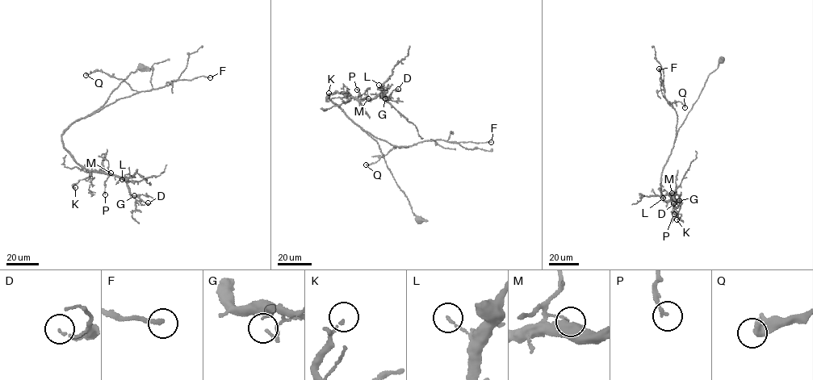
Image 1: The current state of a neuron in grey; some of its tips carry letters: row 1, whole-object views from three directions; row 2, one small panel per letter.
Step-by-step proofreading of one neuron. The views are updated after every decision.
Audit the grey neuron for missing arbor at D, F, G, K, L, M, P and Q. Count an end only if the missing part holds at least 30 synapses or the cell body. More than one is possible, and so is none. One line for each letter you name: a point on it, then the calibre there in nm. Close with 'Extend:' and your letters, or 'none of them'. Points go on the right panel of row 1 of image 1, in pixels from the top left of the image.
F: place (659, 68); calibre 240 nm
M: place (672, 193); calibre 80 nm
Extend: F, M

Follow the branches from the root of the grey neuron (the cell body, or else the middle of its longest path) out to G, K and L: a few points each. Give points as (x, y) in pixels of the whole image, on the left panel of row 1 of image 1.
G: (142, 68), (130, 73), (104, 105), (72, 123), (61, 136), (63, 147), (77, 163), (119, 176), (134, 195)
K: (142, 68), (130, 73), (104, 105), (64, 133), (63, 147), (91, 172), (75, 187)
L: (142, 68), (130, 73), (104, 105), (72, 123), (61, 136), (63, 147), (77, 163), (122, 179)

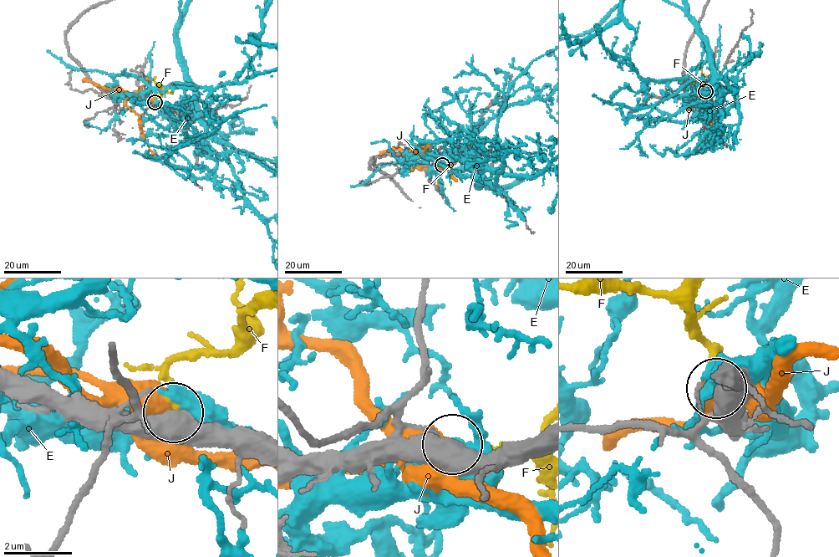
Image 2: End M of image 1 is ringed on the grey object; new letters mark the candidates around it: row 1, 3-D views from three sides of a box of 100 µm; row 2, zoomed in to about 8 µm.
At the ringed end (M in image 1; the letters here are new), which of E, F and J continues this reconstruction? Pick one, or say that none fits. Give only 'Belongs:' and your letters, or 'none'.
Belongs: F

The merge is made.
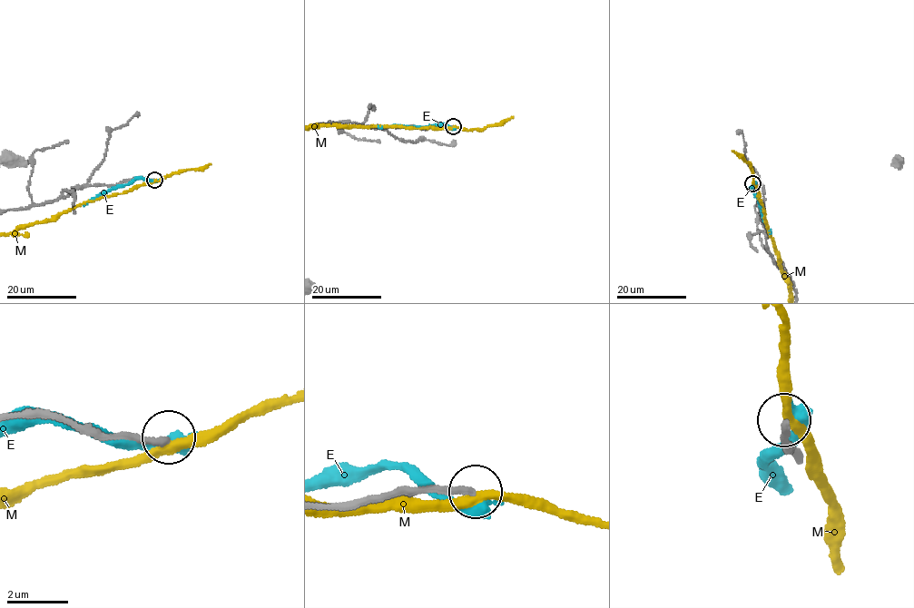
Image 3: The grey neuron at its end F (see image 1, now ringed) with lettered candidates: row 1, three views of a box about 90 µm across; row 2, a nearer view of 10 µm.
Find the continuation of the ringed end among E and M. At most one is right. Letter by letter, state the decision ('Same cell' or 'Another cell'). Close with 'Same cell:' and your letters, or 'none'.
E: Another cell
M: Another cell
Same cell: none

